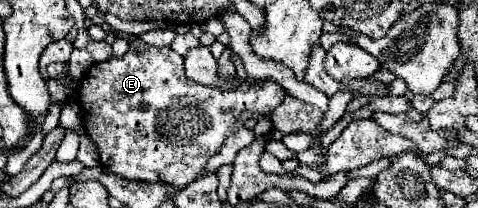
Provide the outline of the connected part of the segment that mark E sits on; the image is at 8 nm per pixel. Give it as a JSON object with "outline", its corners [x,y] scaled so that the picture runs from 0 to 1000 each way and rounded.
{"outline":[[[285,178],[259,274],[230,274],[218,303],[192,313],[176,351],[172,466],[163,466],[163,505],[176,553],[180,639],[205,716],[213,803],[272,870],[335,870],[389,899],[406,870],[410,832],[435,784],[435,764],[460,726],[460,697],[481,649],[490,572],[506,534],[552,553],[573,534],[594,466],[598,438],[569,380],[523,389],[515,438],[460,438],[448,418],[423,418],[385,361],[385,284],[372,255],[364,255],[356,226],[310,226]]]}

